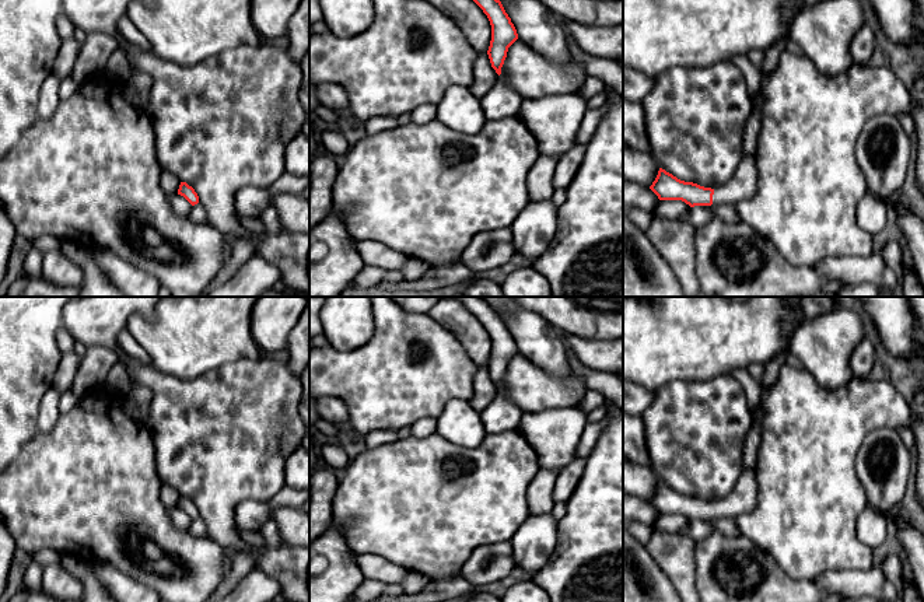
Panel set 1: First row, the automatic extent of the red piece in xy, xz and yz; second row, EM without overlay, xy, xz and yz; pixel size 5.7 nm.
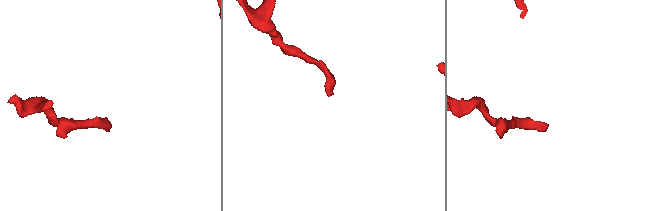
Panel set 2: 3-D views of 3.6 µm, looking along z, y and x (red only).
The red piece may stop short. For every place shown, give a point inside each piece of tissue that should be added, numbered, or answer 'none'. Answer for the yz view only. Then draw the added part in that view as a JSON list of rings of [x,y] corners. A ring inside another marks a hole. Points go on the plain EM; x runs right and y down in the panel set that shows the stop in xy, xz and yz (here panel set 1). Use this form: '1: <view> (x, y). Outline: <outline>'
1: yz (742, 500). Outline: [[[743,469],[732,491],[714,504],[713,518],[738,518],[757,505],[757,482],[753,469]]]

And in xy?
none

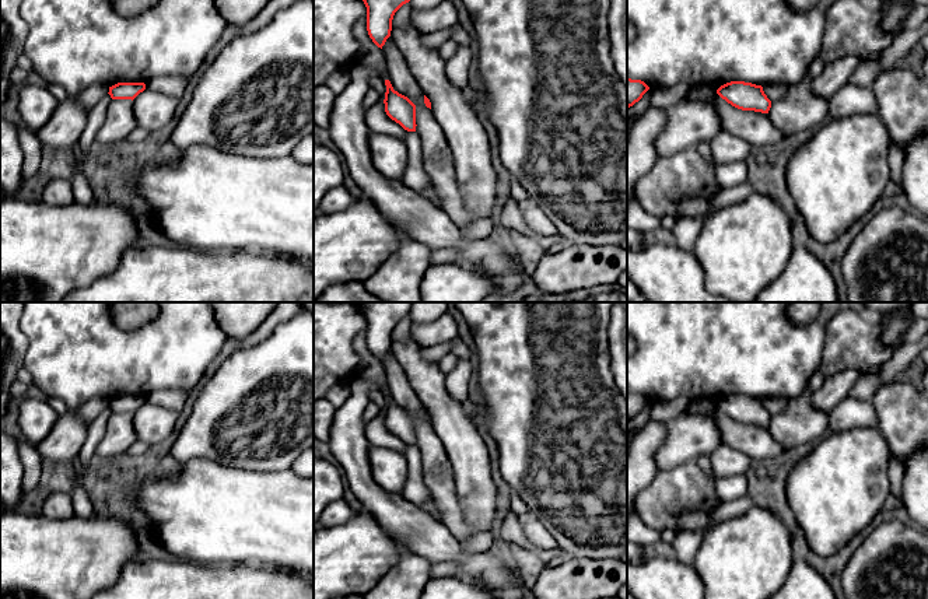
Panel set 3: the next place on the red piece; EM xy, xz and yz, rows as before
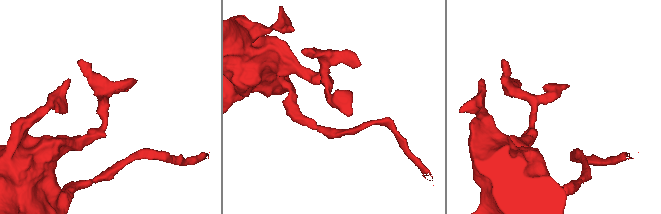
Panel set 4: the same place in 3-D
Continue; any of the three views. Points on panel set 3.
none

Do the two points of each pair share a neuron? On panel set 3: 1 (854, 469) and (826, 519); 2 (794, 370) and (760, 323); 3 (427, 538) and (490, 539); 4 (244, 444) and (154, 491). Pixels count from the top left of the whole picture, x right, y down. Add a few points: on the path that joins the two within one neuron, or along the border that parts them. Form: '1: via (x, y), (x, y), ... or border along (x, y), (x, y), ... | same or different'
1: via (844, 482), (834, 493), (832, 507) | same
2: via (783, 358), (760, 335) | same
3: border along (459, 542), (465, 554), (493, 549) | different
4: border along (182, 463), (191, 459), (207, 458), (244, 469) | different

